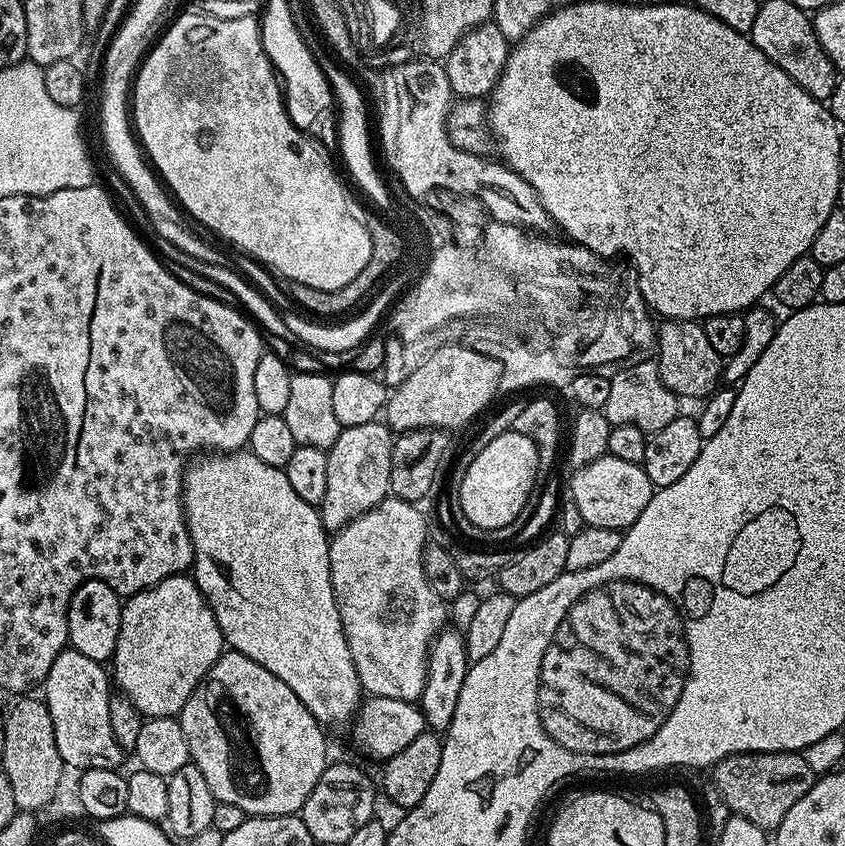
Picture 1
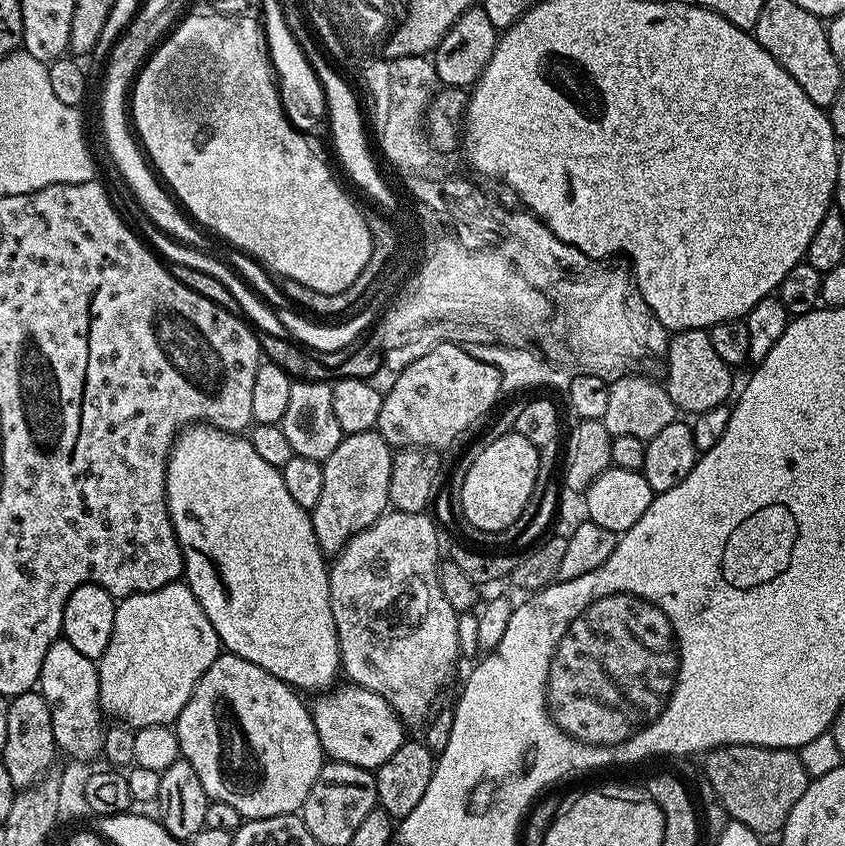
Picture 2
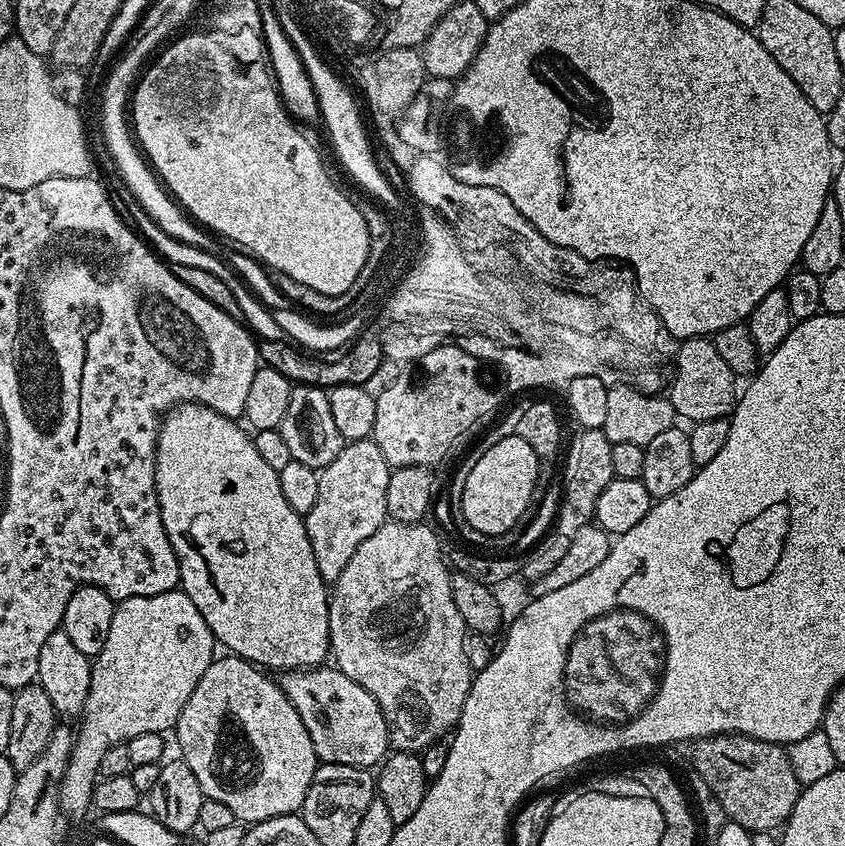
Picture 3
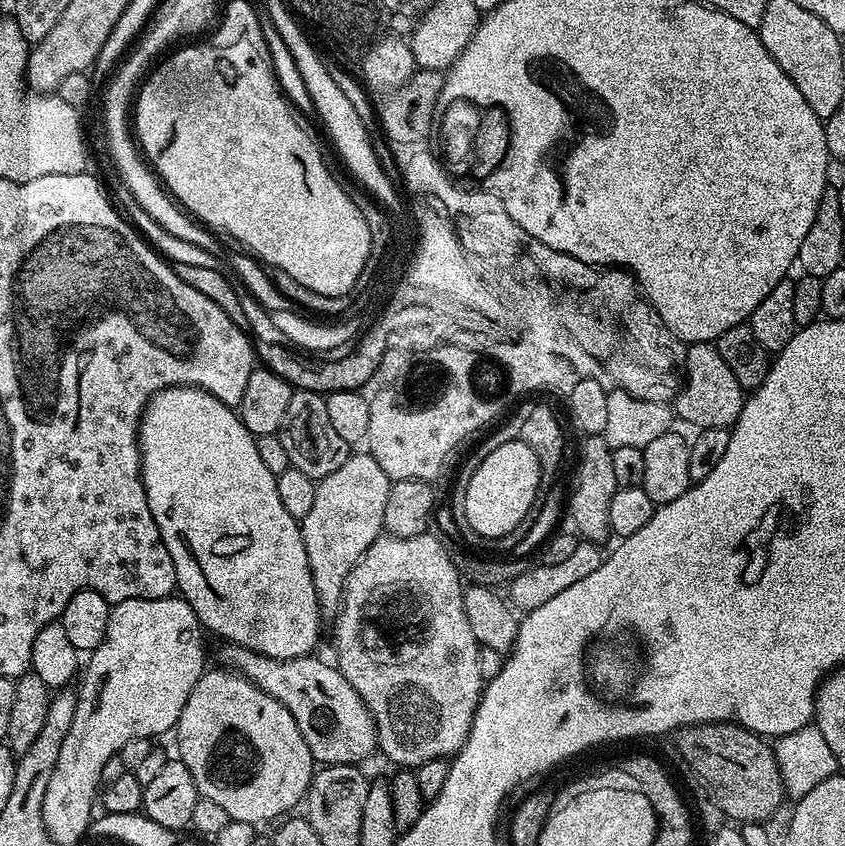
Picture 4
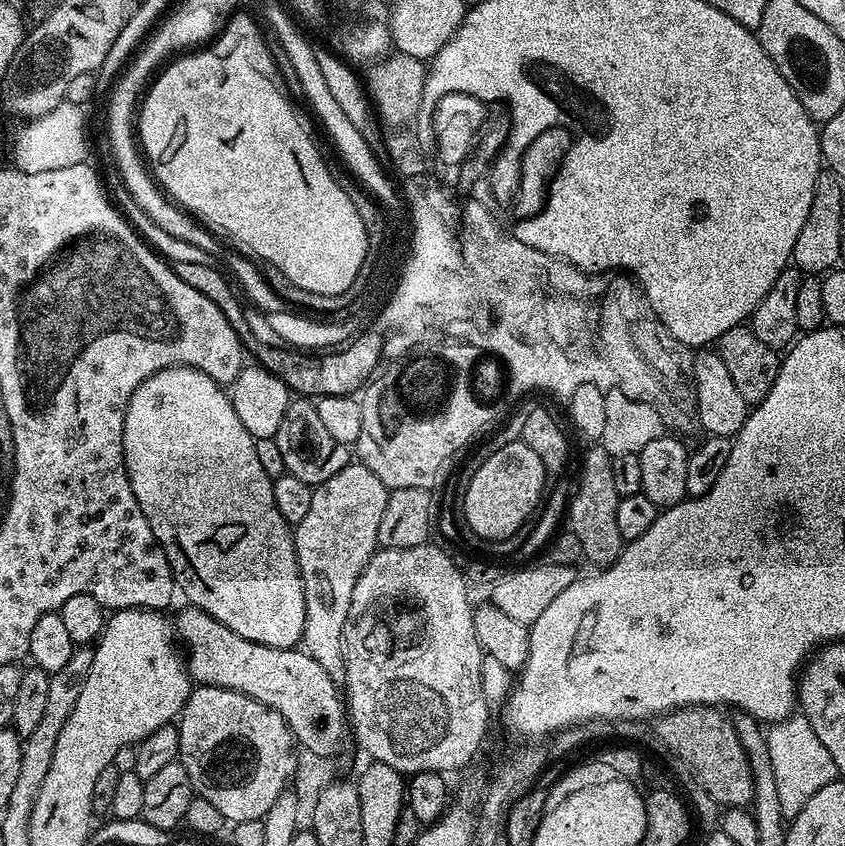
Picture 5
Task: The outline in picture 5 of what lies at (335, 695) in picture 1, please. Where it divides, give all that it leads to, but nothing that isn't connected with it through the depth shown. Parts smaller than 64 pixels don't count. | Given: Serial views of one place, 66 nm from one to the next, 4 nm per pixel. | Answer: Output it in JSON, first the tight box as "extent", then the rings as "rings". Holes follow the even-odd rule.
{"extent":[122,368,306,648],"rings":[[[167,368],[150,378],[146,378],[134,390],[124,411],[124,429],[122,430],[122,446],[124,447],[124,465],[130,478],[130,486],[134,490],[134,498],[138,498],[138,506],[142,506],[142,514],[146,514],[146,522],[150,522],[150,530],[154,530],[154,538],[162,546],[166,558],[172,567],[172,578],[177,589],[182,593],[189,605],[200,608],[210,618],[222,622],[222,626],[230,626],[234,634],[242,634],[242,638],[250,638],[250,642],[258,642],[262,646],[275,648],[295,648],[304,638],[304,619],[306,618],[306,594],[302,590],[302,578],[298,570],[296,542],[293,529],[278,514],[278,506],[274,506],[273,477],[262,470],[258,463],[256,441],[242,426],[238,414],[234,414],[232,397],[214,379],[197,368]]]}

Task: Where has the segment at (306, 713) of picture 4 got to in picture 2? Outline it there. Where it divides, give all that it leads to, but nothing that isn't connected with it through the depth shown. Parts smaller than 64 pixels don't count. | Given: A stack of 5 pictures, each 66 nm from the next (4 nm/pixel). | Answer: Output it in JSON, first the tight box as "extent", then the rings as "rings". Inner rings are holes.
{"extent":[311,682,406,770],"rings":[[[344,682],[344,685],[325,690],[311,701],[312,721],[318,730],[318,738],[324,747],[325,757],[350,766],[375,770],[386,758],[398,751],[406,739],[406,725],[399,714],[374,690],[366,690],[361,684]]]}

